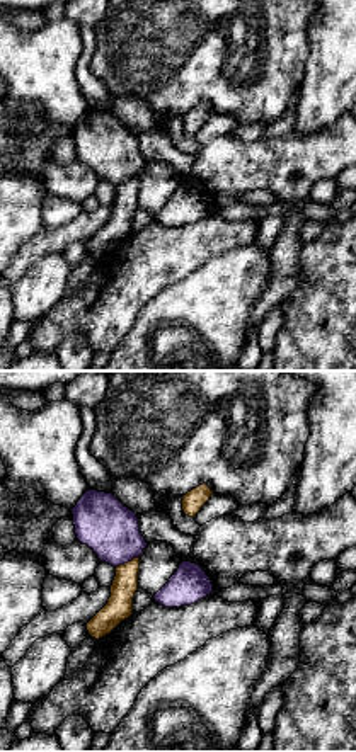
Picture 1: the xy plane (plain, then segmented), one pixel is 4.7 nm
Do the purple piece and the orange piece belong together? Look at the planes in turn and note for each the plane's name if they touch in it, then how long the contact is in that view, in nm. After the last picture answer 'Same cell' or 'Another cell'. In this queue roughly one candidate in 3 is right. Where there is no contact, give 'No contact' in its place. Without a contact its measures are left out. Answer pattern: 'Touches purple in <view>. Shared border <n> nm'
Touches purple in xy. Shared border 130 nm

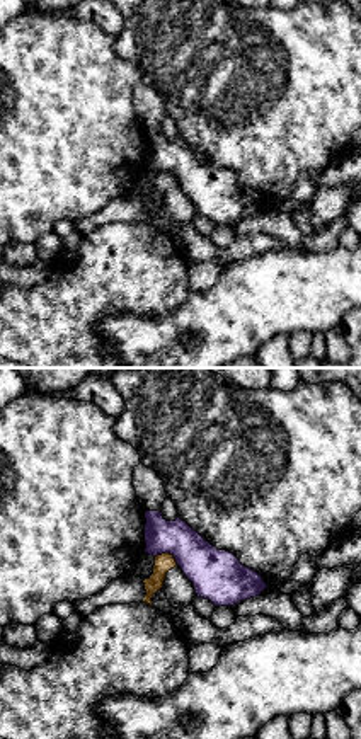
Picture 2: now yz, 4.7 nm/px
Touches purple in yz. Shared border 120 nm

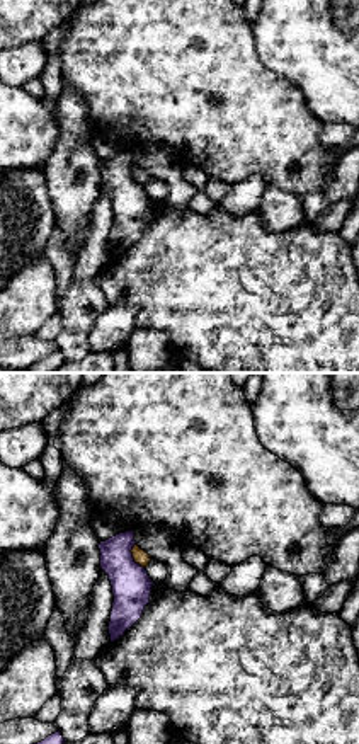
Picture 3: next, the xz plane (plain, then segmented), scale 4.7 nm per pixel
Touches purple in xz. Shared border 130 nm

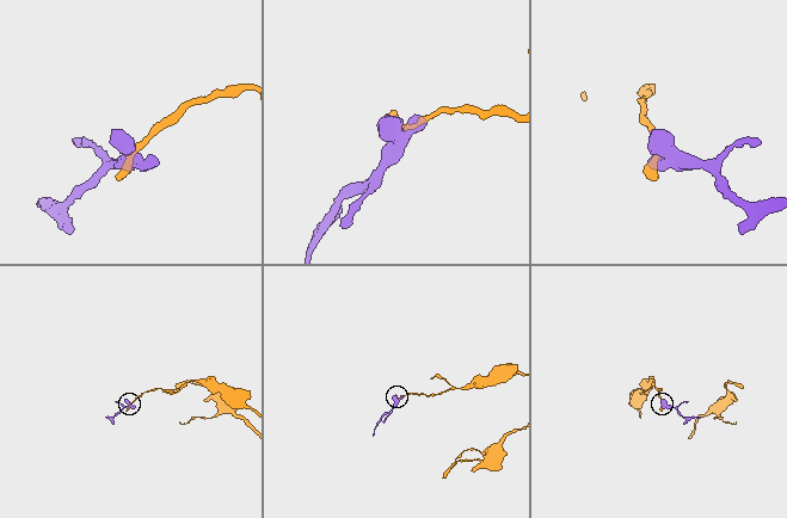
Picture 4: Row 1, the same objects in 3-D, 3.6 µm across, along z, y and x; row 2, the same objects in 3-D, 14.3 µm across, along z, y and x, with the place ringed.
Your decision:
Another cell

